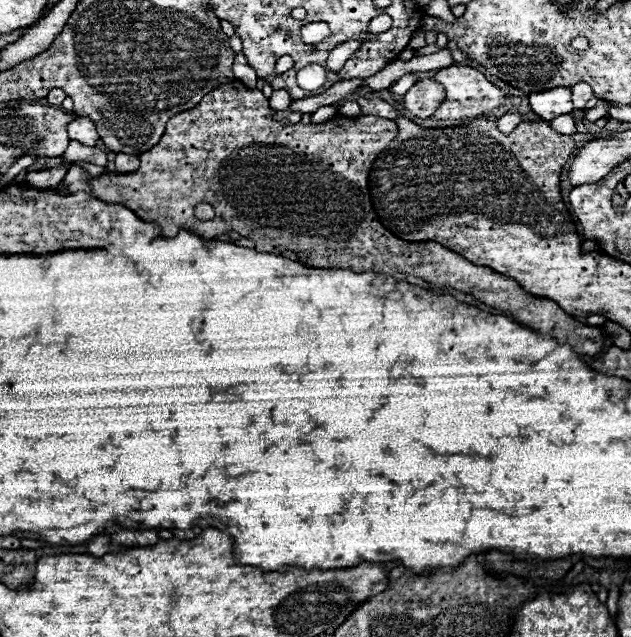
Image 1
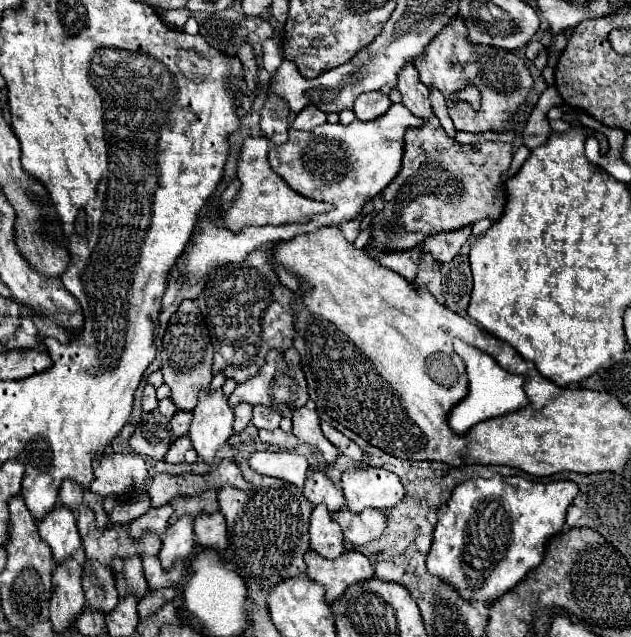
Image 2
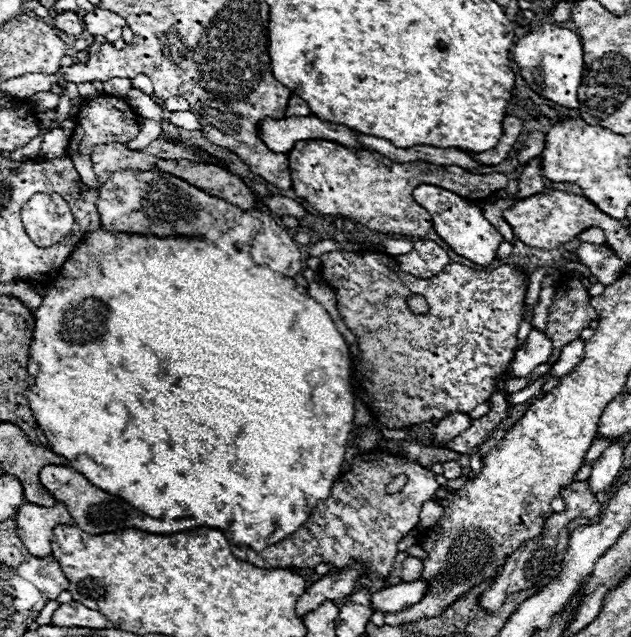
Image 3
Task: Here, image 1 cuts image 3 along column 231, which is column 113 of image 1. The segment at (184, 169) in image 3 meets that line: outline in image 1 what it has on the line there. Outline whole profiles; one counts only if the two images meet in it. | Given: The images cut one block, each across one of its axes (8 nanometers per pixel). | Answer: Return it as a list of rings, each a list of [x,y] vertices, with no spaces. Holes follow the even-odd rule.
[[[240,80],[222,84],[216,90],[208,92],[200,104],[186,112],[174,114],[168,120],[166,132],[162,134],[160,142],[148,152],[140,154],[140,168],[136,172],[104,172],[102,176],[92,178],[92,194],[104,202],[130,208],[138,218],[146,222],[158,222],[162,236],[166,238],[174,238],[178,230],[192,230],[192,234],[210,240],[218,234],[236,230],[240,232],[240,236],[254,240],[258,250],[274,254],[292,250],[304,264],[312,268],[350,268],[354,272],[372,270],[384,274],[414,274],[434,284],[436,292],[444,292],[442,286],[450,286],[472,294],[480,302],[500,308],[504,314],[512,316],[520,324],[570,344],[572,350],[578,354],[596,356],[598,352],[602,352],[606,338],[600,326],[592,328],[578,322],[574,316],[564,314],[564,310],[554,300],[532,296],[522,290],[516,280],[510,280],[484,266],[474,266],[464,256],[454,254],[438,242],[406,242],[380,224],[370,202],[368,174],[376,156],[382,154],[382,150],[398,136],[398,126],[392,120],[380,116],[354,118],[336,114],[322,124],[298,122],[286,126],[272,116],[274,110],[270,108],[270,100],[264,96],[262,90],[250,90]],[[198,202],[210,202],[216,210],[216,216],[212,220],[194,218],[194,206]],[[300,240],[326,240],[336,244],[298,244]]]

